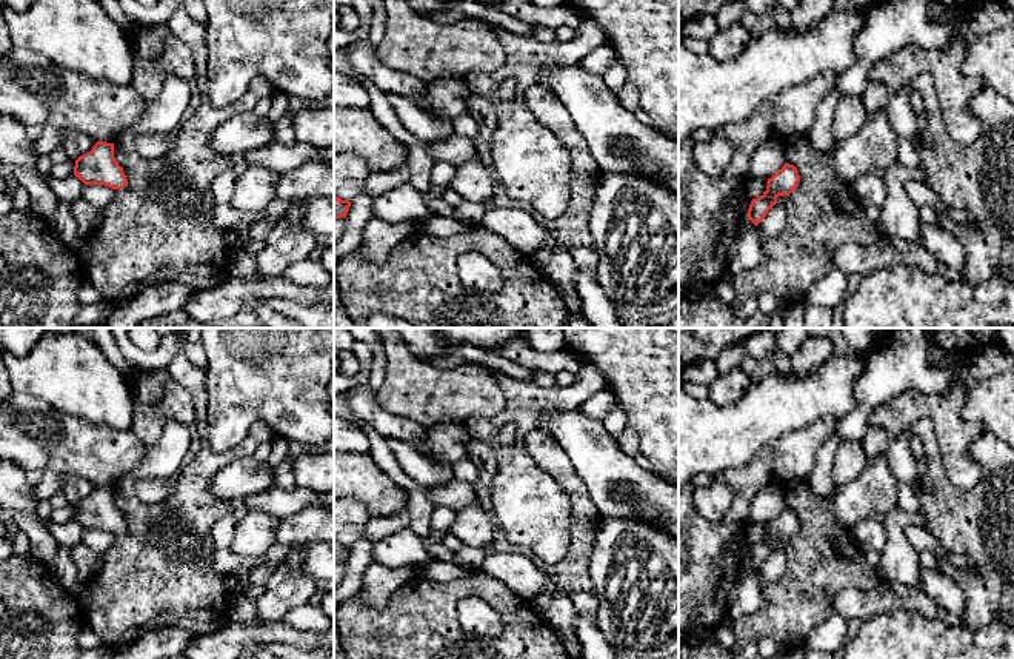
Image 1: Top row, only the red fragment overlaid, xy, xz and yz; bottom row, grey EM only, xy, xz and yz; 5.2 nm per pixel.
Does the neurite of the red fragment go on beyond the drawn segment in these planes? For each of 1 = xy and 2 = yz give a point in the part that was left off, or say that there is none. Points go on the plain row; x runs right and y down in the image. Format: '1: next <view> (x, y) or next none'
1: next none
2: next none

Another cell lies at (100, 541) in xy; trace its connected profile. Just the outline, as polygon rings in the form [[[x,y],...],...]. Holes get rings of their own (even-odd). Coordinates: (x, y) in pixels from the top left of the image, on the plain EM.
[[[86,530],[82,542],[98,553],[105,553],[115,540],[115,534],[105,530]]]

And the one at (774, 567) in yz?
[[[776,548],[757,570],[763,584],[776,584],[786,573],[786,553],[785,548]]]

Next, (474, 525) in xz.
[[[479,502],[455,511],[451,533],[462,542],[491,551],[499,534],[495,520]]]

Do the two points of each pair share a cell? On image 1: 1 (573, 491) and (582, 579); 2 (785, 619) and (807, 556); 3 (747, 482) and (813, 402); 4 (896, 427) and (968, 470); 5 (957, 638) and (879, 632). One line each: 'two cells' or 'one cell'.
1: one cell
2: one cell
3: two cells
4: one cell
5: one cell

